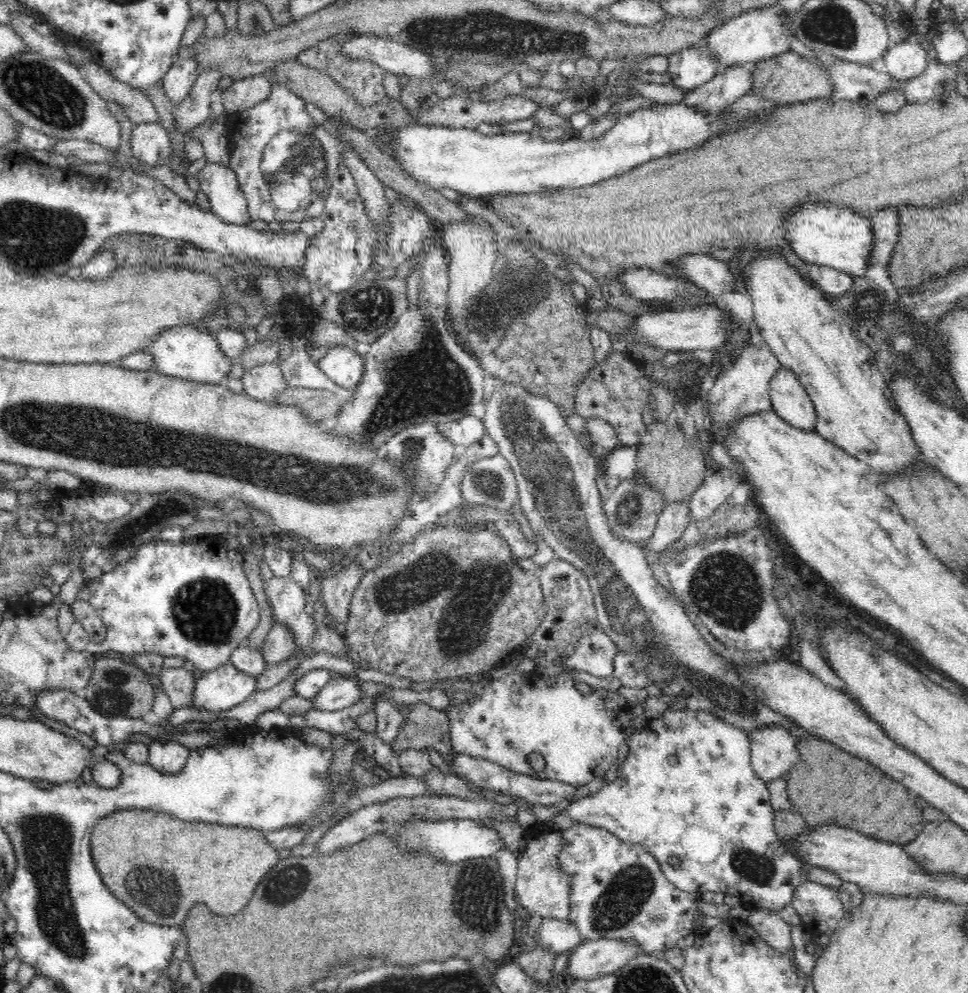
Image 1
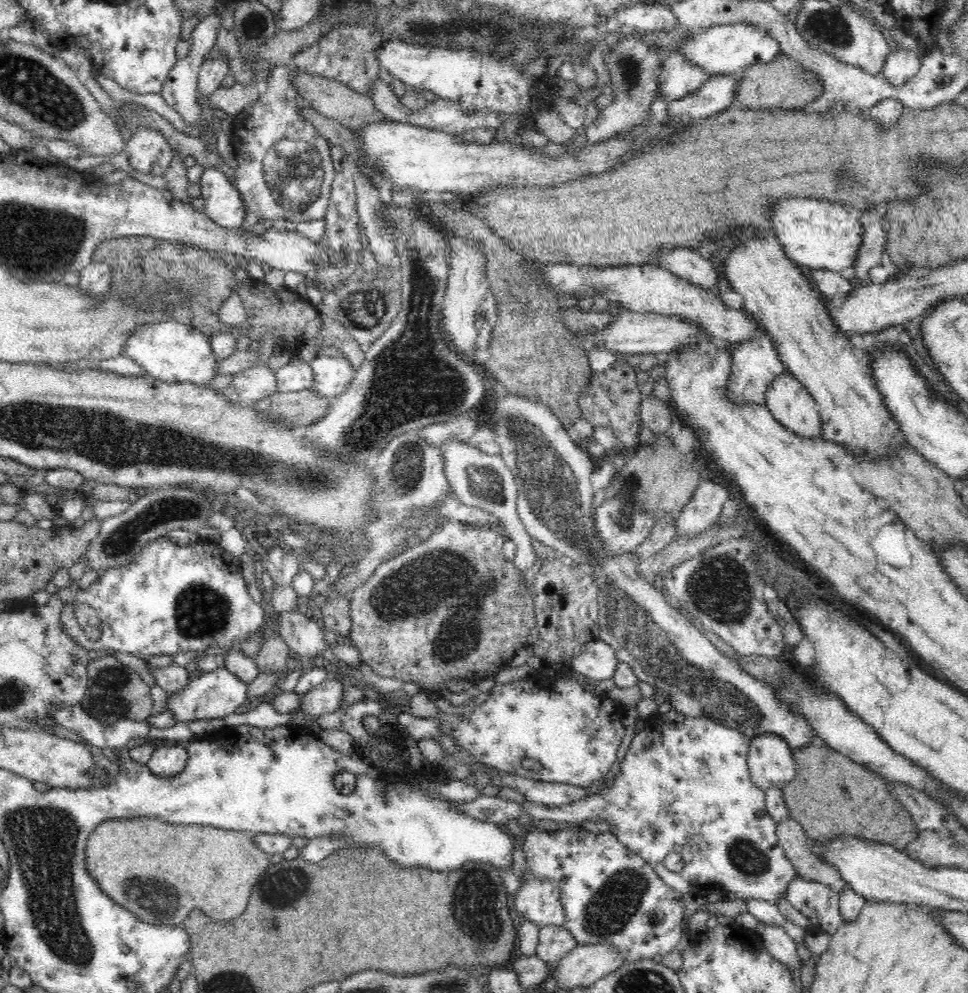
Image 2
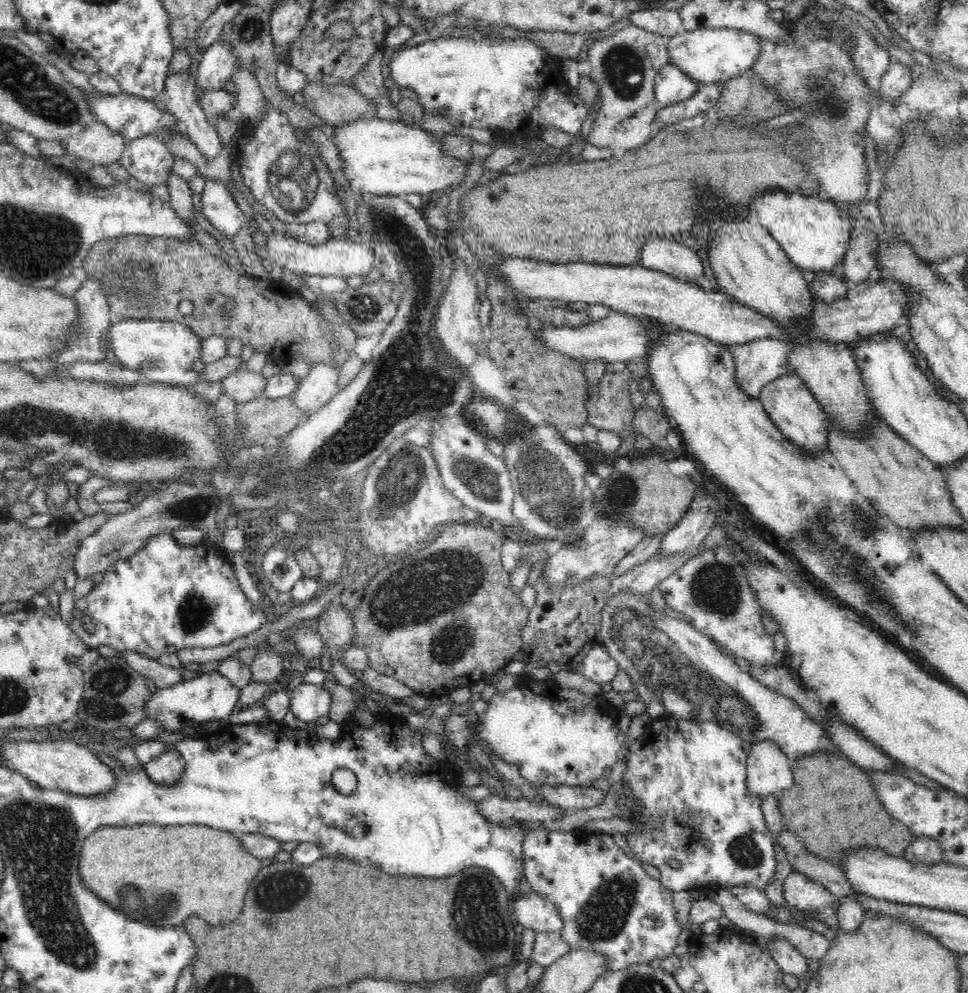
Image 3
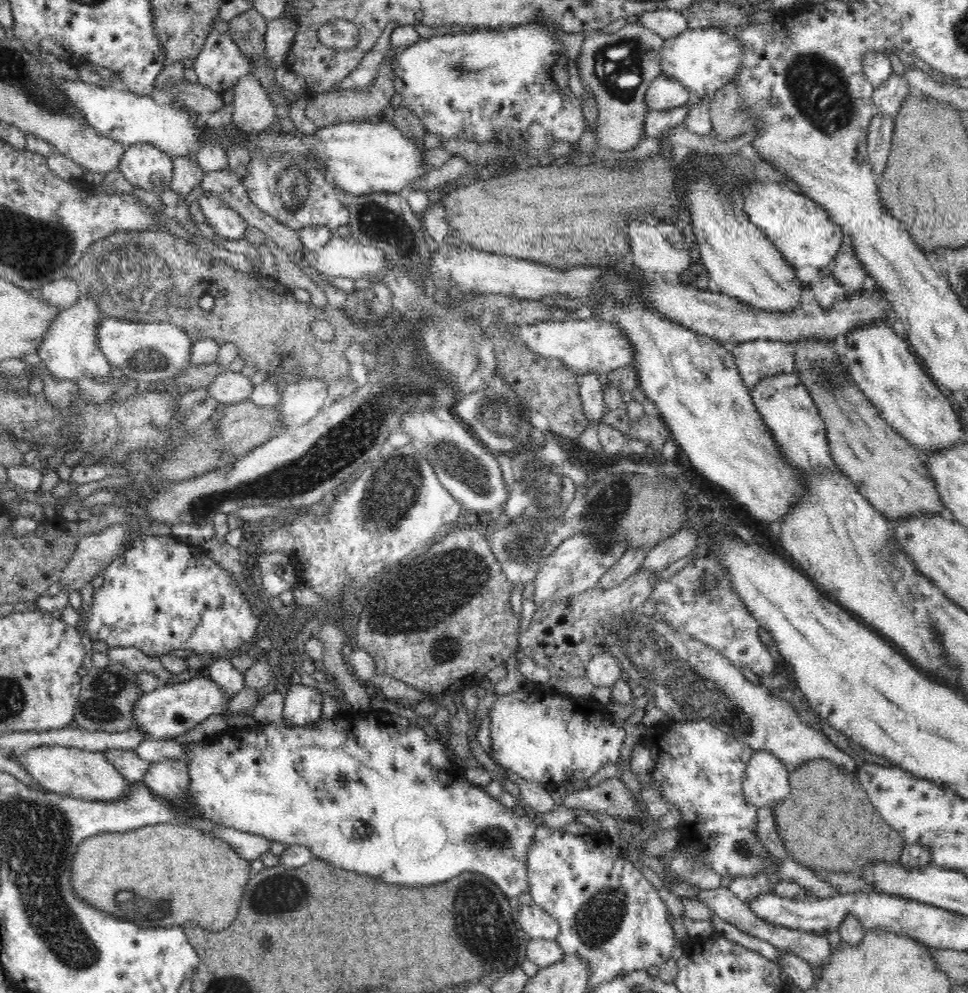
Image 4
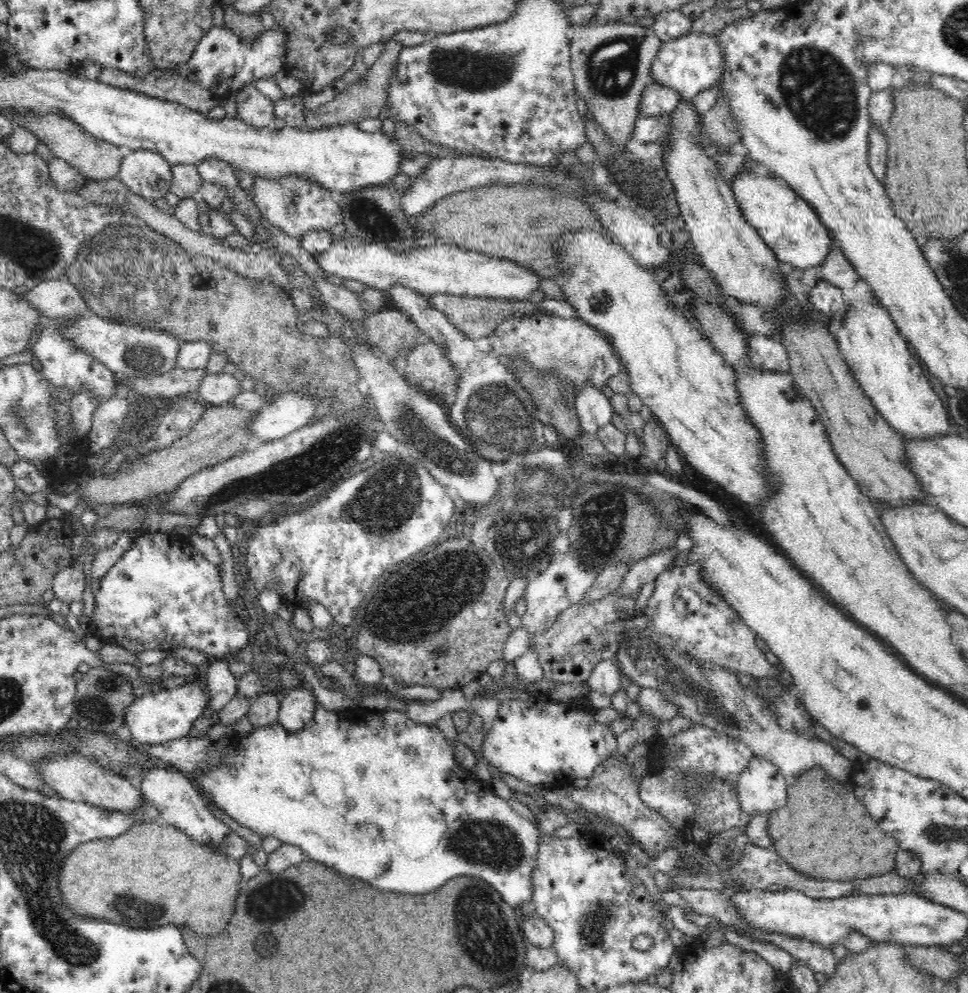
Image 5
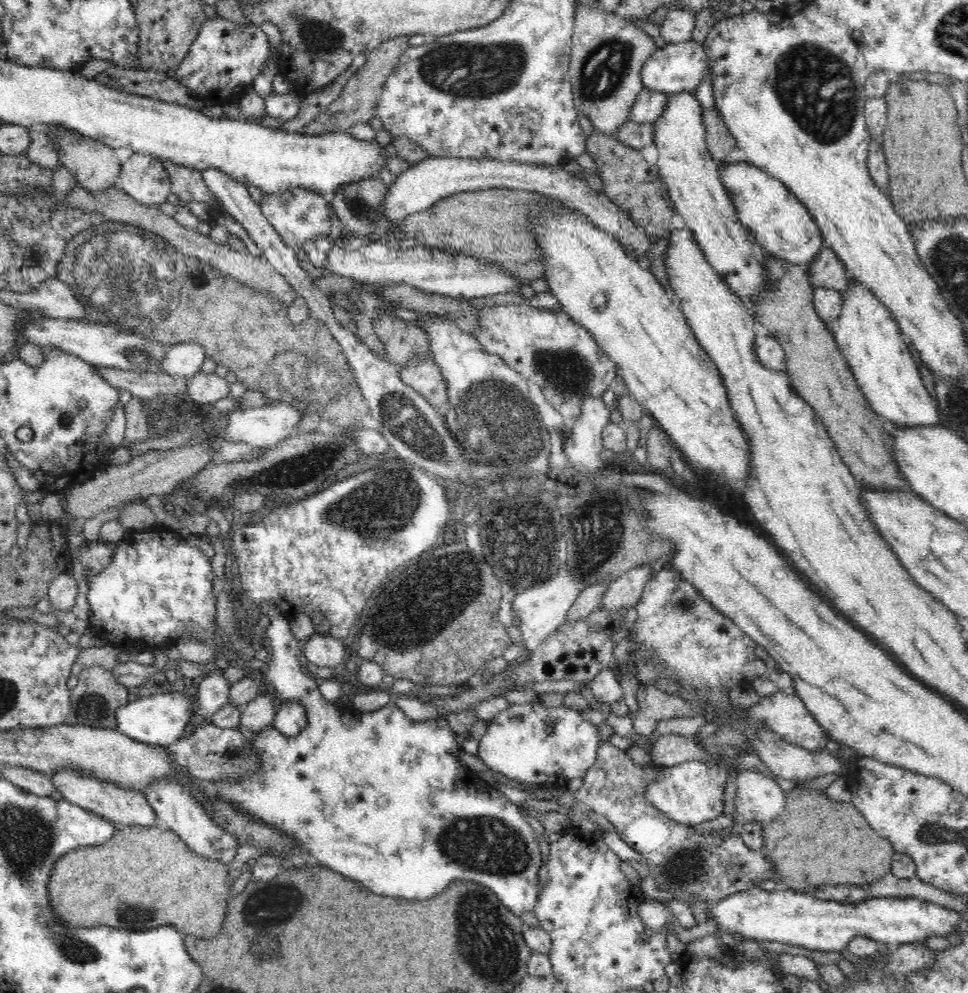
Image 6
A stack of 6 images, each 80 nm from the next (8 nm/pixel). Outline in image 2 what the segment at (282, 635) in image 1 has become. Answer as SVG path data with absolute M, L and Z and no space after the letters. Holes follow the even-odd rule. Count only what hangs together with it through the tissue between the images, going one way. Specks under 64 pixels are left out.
M280 632L269 636L260 651L254 656L260 675L279 673L285 670L287 658L292 654L290 647L280 639Z

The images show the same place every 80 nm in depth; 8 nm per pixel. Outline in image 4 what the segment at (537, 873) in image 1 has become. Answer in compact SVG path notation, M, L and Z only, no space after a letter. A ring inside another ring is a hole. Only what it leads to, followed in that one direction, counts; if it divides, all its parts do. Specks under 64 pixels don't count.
M537 904L528 906L522 905L518 922L522 924L522 932L527 939L555 940L559 933L557 920L550 917L546 911L542 911Z

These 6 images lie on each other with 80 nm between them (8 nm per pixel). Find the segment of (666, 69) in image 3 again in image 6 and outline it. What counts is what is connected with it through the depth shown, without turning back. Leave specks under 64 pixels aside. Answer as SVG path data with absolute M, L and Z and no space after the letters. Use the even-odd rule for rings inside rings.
M643 88L632 103L629 120L638 124L653 123L667 107L669 93Z

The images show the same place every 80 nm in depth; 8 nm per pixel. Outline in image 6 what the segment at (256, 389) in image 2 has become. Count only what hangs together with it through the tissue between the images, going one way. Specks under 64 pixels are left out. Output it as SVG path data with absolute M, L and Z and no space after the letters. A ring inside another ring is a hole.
M195 373L189 378L185 388L184 400L197 408L210 406L213 402L226 398L230 383L216 373Z

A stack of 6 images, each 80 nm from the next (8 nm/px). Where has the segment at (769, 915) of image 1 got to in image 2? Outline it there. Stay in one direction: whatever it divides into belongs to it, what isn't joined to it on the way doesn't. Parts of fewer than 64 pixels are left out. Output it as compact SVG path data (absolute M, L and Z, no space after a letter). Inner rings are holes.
M758 924L756 934L761 938L768 952L786 968L796 970L803 962L796 951L796 942L784 931L782 926Z

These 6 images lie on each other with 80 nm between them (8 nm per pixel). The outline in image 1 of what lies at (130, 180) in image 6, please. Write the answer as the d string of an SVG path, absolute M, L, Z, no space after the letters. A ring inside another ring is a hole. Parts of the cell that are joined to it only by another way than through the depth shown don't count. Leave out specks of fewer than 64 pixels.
M160 123L135 125L130 144L134 158L150 168L169 163L169 156L172 154L170 137Z

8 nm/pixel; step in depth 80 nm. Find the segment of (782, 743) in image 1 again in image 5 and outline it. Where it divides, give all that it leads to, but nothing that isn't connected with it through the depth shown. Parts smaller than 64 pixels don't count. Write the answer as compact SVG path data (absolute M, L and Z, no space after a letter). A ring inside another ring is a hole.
M752 758L736 788L741 809L753 817L782 808L787 803L789 782L765 758Z

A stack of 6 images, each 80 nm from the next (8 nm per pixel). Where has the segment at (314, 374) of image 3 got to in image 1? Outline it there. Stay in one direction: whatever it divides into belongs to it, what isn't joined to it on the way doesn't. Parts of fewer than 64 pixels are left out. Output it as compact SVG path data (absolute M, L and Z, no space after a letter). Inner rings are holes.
M343 345L330 346L328 354L317 365L332 382L342 388L357 387L363 372L365 359Z

